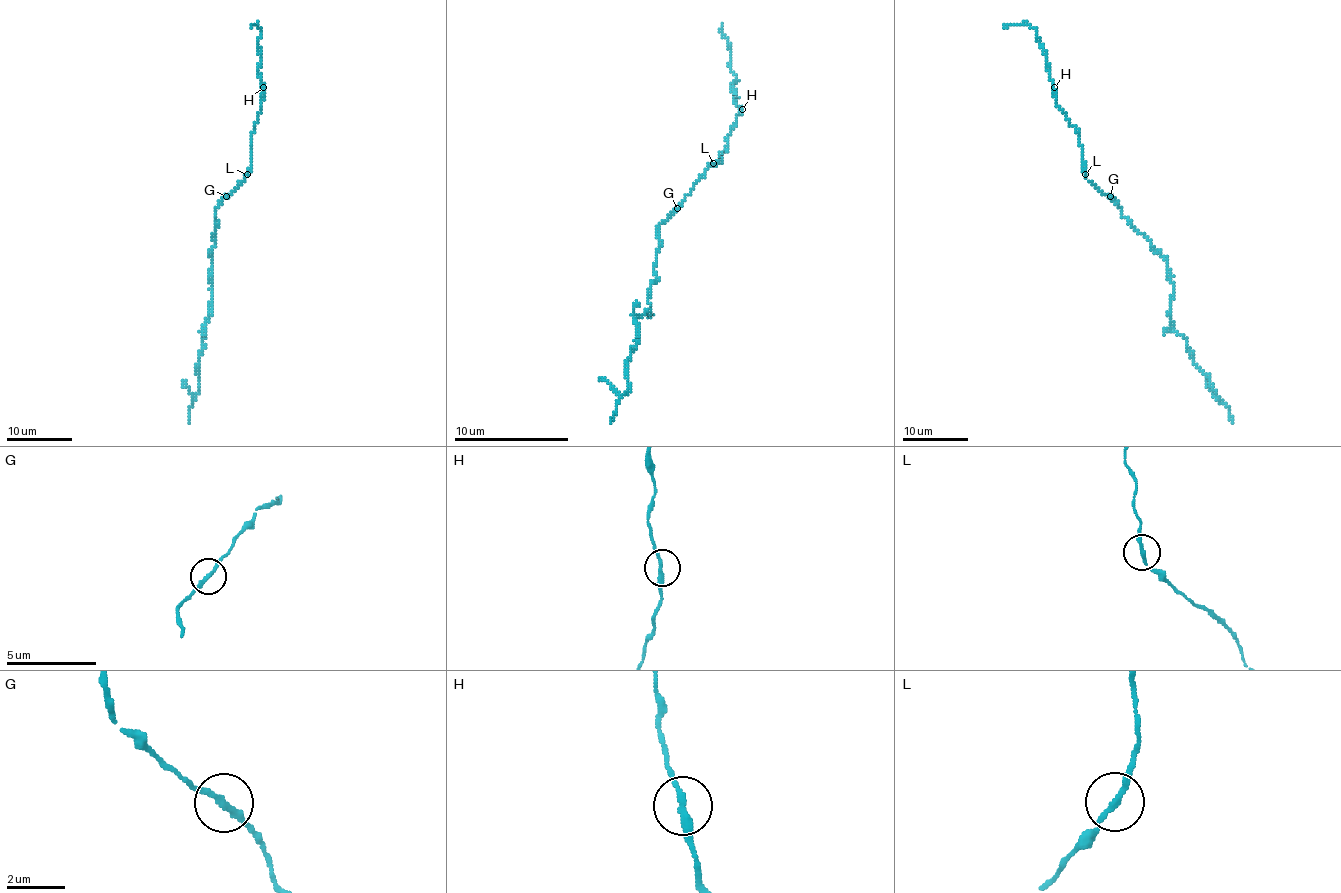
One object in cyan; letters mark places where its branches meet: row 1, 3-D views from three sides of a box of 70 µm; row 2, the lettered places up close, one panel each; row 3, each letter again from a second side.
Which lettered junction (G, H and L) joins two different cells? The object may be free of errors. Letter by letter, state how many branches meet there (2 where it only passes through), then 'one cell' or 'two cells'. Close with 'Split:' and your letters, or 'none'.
G: 2 branches meet; one cell
H: 2 branches meet; one cell
L: 2 branches meet; one cell
Split: none

